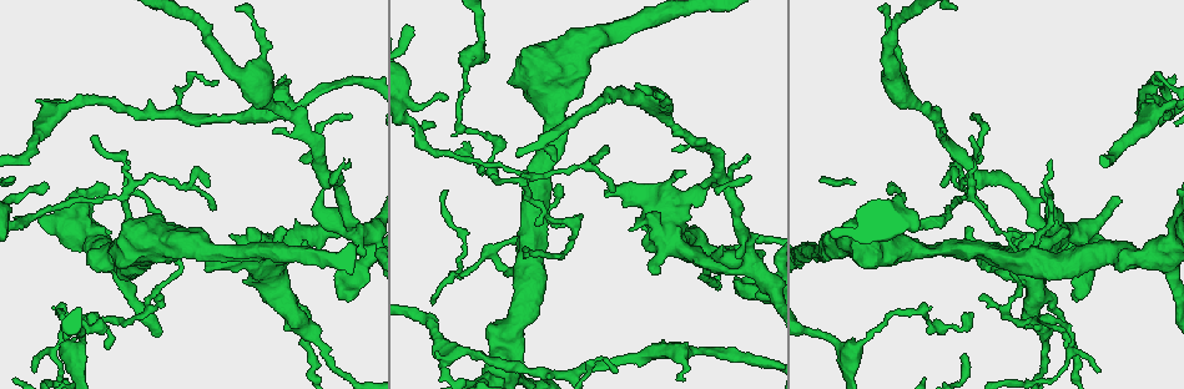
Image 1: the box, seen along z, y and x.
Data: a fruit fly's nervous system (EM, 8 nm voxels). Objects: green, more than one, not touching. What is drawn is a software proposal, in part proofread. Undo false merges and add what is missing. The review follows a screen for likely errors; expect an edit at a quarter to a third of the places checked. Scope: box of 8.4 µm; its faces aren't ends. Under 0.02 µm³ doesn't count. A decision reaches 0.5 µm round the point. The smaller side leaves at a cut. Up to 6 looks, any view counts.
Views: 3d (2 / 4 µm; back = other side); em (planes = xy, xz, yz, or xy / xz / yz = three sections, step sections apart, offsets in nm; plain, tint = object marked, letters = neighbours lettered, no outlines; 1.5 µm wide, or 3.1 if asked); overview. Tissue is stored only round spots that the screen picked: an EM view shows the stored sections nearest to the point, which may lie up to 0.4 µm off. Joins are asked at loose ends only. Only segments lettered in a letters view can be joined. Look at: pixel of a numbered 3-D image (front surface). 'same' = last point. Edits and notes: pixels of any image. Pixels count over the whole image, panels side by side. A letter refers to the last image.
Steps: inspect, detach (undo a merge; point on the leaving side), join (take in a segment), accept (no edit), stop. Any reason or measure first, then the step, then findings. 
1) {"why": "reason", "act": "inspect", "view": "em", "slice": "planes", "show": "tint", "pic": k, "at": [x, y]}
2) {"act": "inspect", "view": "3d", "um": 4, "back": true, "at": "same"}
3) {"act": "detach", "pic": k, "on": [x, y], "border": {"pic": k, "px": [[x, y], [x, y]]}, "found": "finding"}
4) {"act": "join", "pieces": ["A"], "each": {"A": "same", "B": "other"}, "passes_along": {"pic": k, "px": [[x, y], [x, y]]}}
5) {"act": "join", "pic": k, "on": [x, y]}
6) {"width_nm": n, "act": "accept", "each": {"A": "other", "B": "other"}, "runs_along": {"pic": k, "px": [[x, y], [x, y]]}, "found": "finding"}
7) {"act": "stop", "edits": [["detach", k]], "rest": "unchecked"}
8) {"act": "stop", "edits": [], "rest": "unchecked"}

{"why": "free end", "act": "inspect", "view": "3d", "um": 4, "pic": 1, "at": [110, 252]}

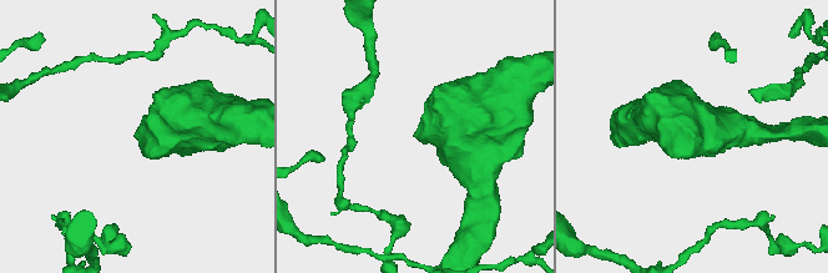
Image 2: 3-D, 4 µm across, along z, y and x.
{"why": "need the tissue", "act": "inspect", "view": "em", "slice": "xy", "step": 4, "show": "letters", "pic": 2, "at": [136, 135]}

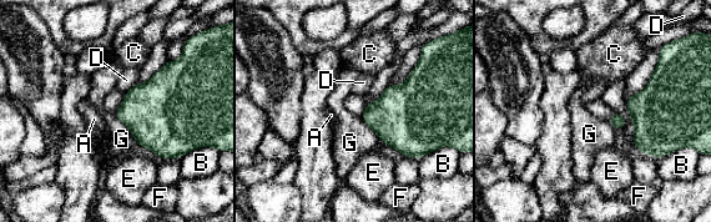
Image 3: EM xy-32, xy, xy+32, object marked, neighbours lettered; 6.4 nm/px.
{"act": "inspect", "view": "em", "slice": "yz", "step": 4, "show": "letters", "at": "same"}

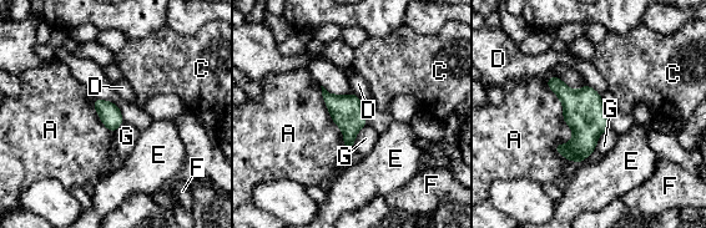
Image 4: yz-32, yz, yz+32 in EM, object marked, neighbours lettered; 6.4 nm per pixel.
{"act": "join", "pieces": ["G"], "each": {"A": "other", "C": "other", "D": "other", "E": "other", "F": "other", "G": "same"}, "found": "the neuron continues"}

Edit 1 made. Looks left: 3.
{"act": "inspect", "view": "3d", "um": 4, "pic": 1, "at": [605, 192]}

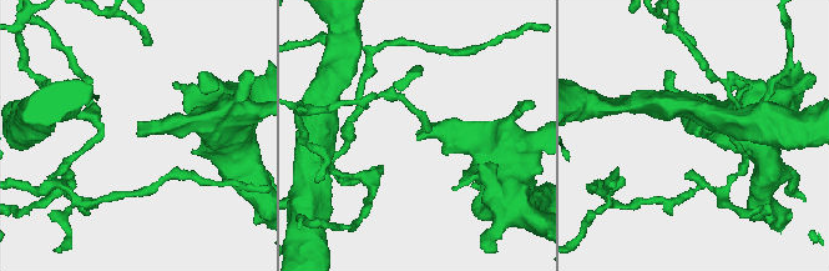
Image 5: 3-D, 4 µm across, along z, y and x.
{"why": "shape alone is not enough", "act": "inspect", "view": "em", "slice": "planes", "show": "plain", "pic": 5, "at": [699, 134]}

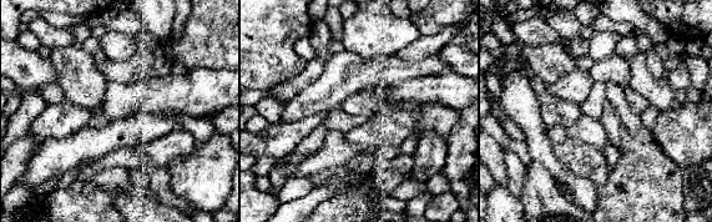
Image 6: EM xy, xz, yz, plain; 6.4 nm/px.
{"act": "inspect", "view": "em", "slice": "planes", "show": "letters", "at": "same"}

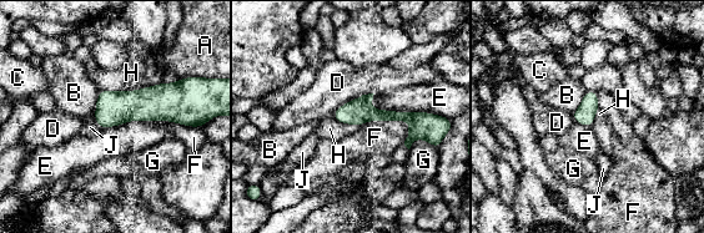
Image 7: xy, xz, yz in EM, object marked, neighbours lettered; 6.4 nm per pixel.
{"longest_contact_nm": ["E", 460], "act": "accept", "each": {"A": "other", "B": "other", "C": "other", "D": "other", "E": "other", "F": "other", "G": "other", "H": "other", "J": "other"}, "found": "none of them fits"}

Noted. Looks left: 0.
{"act": "stop", "edits": [["join", 4]], "rest": "unchecked"}

